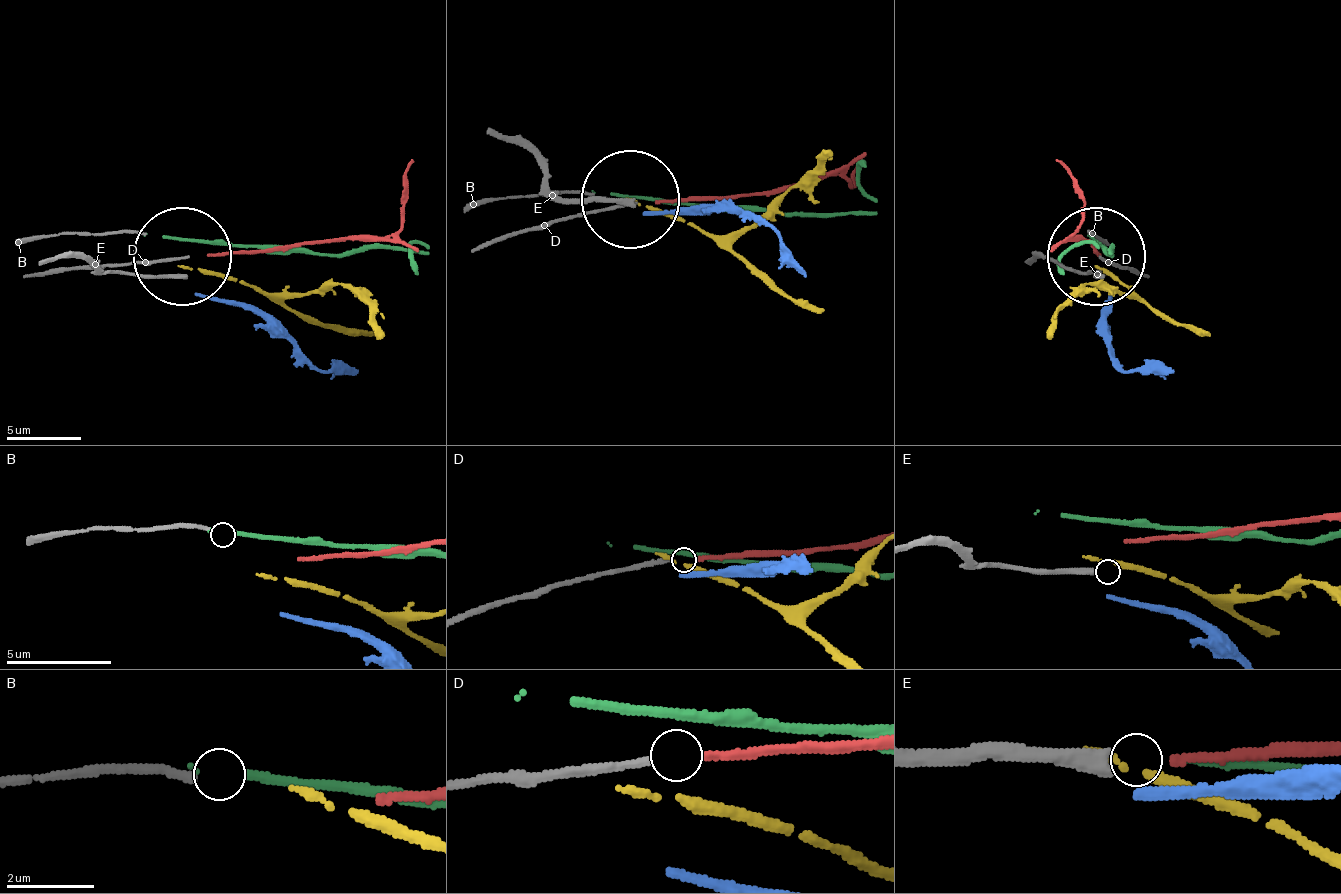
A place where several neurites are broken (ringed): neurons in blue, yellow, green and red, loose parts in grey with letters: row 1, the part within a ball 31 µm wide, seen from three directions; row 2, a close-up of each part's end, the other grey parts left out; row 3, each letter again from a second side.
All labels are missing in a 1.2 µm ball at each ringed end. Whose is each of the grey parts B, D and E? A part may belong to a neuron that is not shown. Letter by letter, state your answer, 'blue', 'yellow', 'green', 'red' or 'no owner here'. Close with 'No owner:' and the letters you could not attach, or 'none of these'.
B: no owner here
D: no owner here
E: no owner here
No owner: B, D, E

